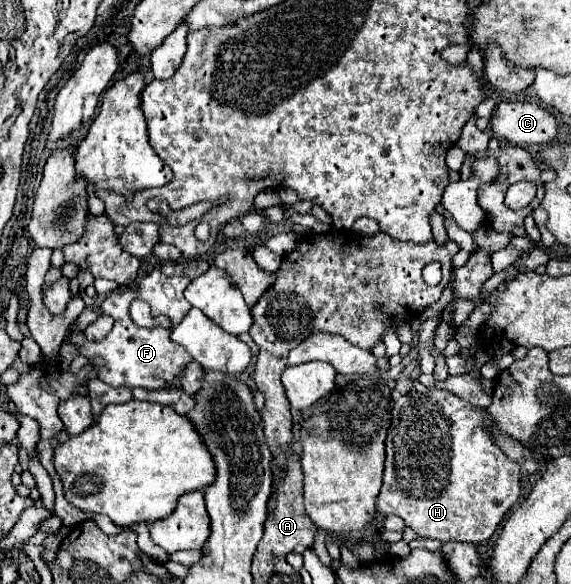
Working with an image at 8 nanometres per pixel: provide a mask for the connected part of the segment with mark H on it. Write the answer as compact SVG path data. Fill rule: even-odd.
M429 387L425 393L413 389L403 395L393 407L385 451L387 459L383 487L377 495L377 513L381 517L399 515L407 527L411 527L421 537L439 539L443 543L483 543L495 533L497 525L519 499L521 463L509 461L509 457L505 457L505 453L501 453L501 449L495 445L489 433L485 411L471 405L453 391Z

